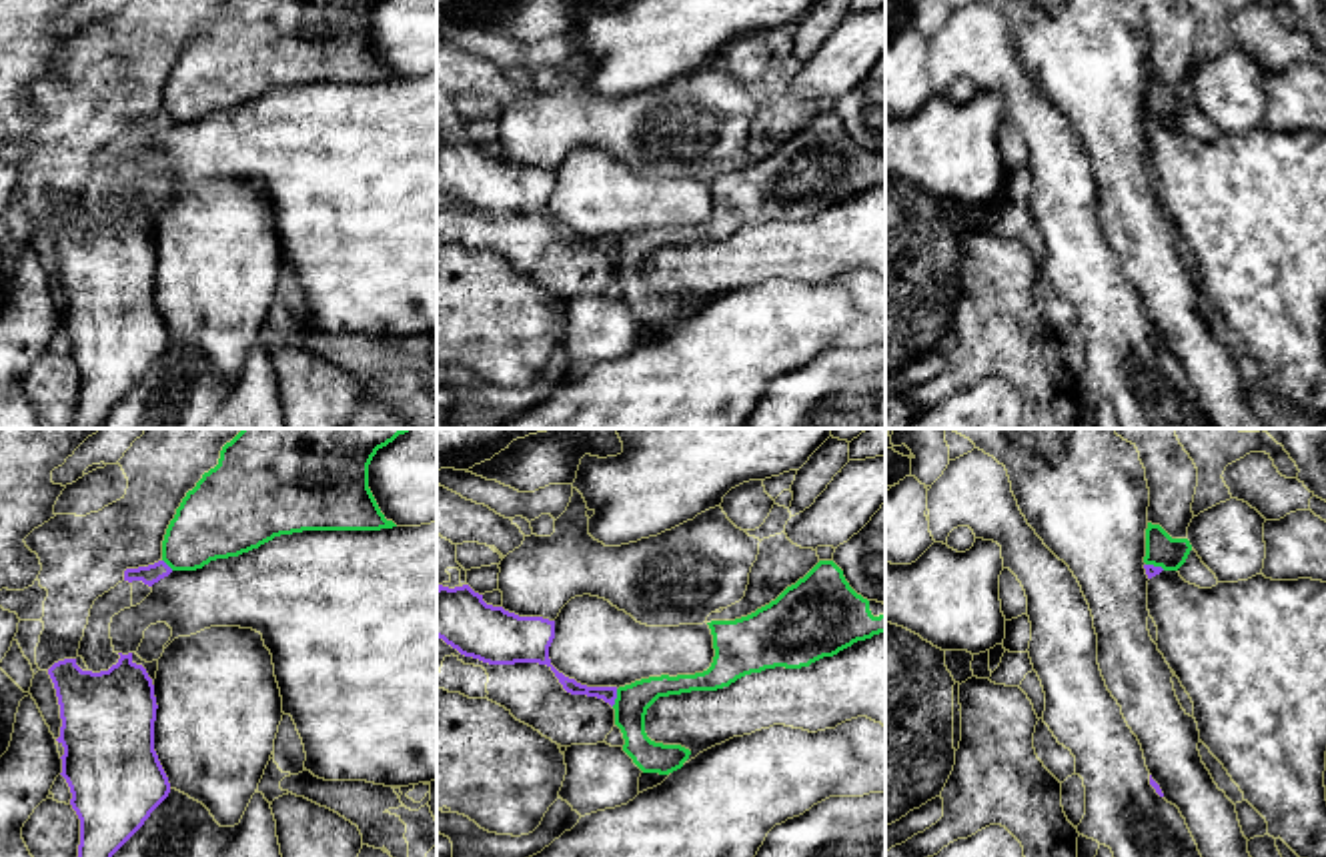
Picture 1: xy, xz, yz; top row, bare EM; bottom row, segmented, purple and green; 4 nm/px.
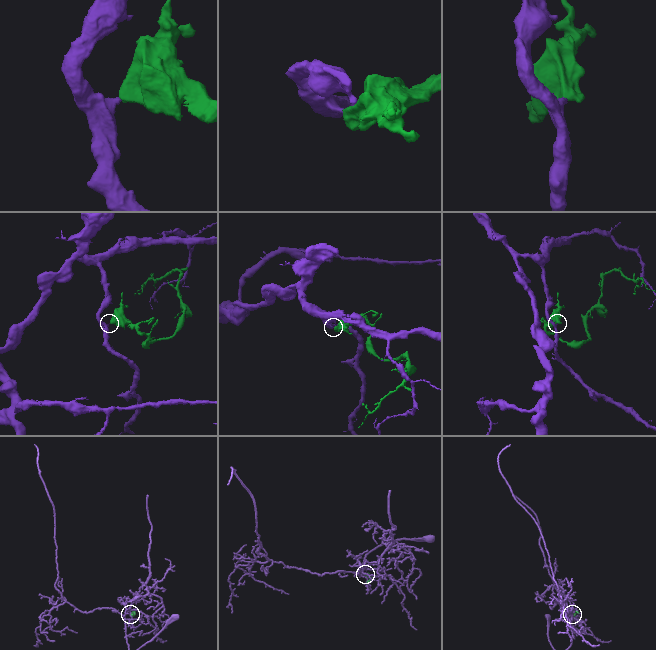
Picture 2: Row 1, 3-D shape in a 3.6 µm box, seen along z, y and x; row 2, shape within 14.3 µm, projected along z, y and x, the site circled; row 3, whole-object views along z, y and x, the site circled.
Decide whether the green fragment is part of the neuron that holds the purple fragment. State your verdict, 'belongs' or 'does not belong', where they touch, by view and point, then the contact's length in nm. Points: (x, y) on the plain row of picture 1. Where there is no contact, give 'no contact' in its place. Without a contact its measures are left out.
does not belong | xz (615, 249) | 80 nm

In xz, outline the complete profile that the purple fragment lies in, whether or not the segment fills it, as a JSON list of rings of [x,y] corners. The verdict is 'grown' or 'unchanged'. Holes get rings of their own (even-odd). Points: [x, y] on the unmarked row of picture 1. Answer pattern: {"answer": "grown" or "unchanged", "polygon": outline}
{"answer": "unchanged", "polygon": [[[469,136],[437,138],[437,188],[465,208],[489,216],[547,216],[571,246],[597,248],[615,256],[617,238],[587,238],[559,224],[549,210],[555,172],[519,168],[483,152]]]}

